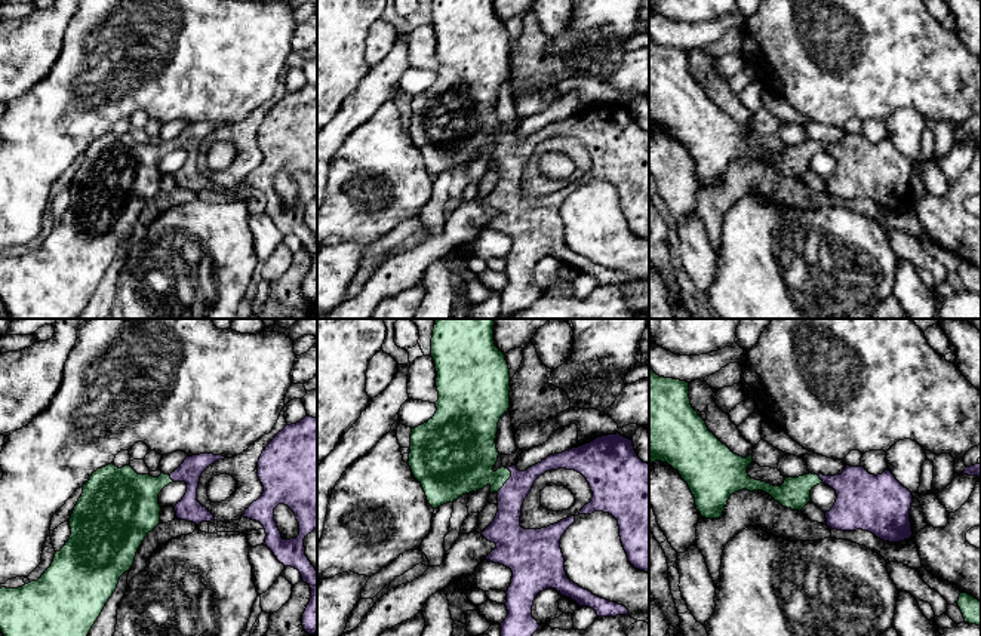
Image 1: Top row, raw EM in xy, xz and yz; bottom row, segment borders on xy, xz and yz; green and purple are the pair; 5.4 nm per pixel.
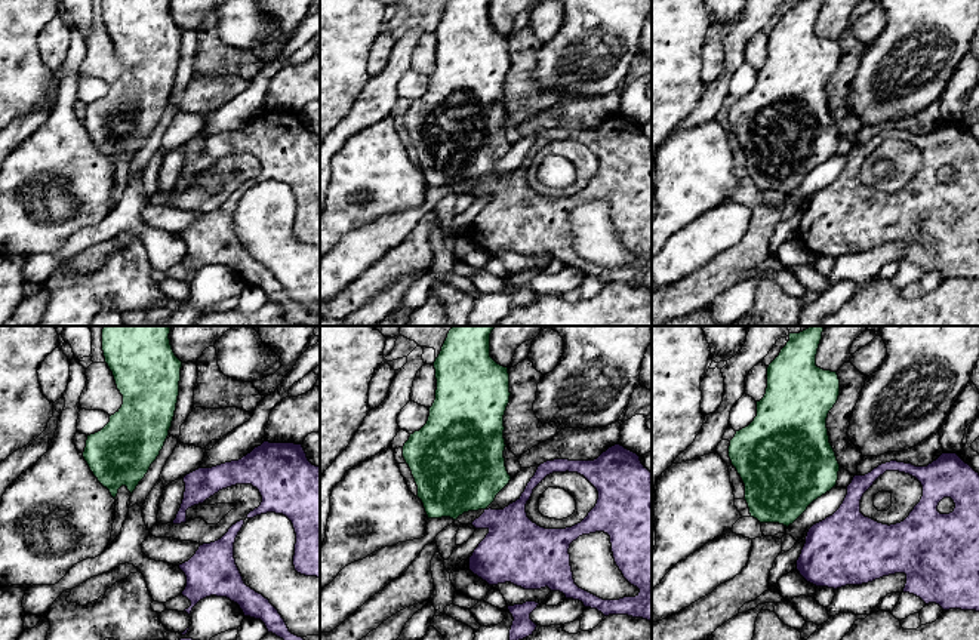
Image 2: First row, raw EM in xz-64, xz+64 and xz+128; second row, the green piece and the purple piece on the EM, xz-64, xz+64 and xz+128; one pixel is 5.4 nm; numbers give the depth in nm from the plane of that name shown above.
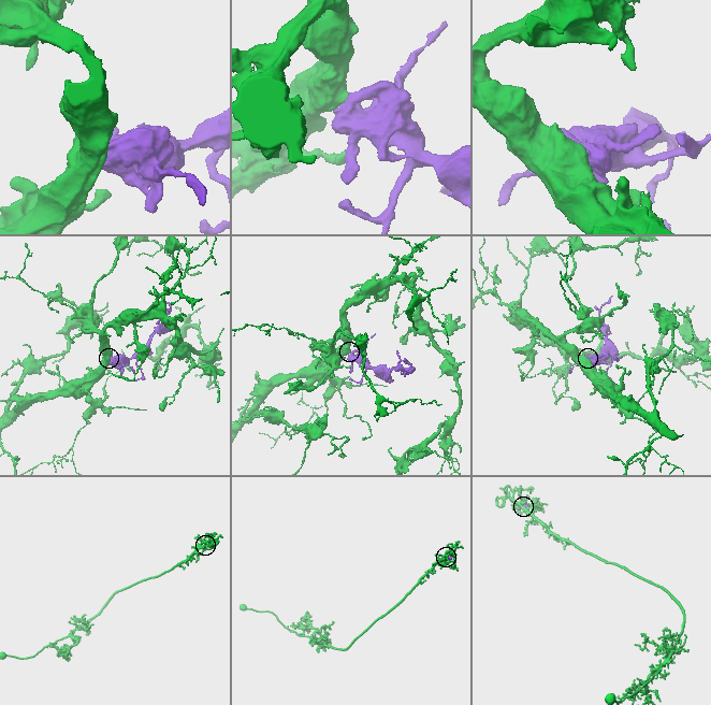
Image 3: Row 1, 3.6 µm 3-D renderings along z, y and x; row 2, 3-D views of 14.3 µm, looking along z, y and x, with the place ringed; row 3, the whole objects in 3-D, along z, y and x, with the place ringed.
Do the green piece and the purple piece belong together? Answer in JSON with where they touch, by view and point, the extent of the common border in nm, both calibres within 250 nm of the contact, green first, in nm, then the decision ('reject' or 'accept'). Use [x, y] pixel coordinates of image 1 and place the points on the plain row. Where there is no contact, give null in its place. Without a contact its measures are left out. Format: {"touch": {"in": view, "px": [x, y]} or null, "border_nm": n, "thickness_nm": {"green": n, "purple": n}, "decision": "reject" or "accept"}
{"touch": {"in": "xz", "px": [507, 147]}, "border_nm": 140, "thickness_nm": {"green": 320, "purple": 150}, "decision": "accept"}

